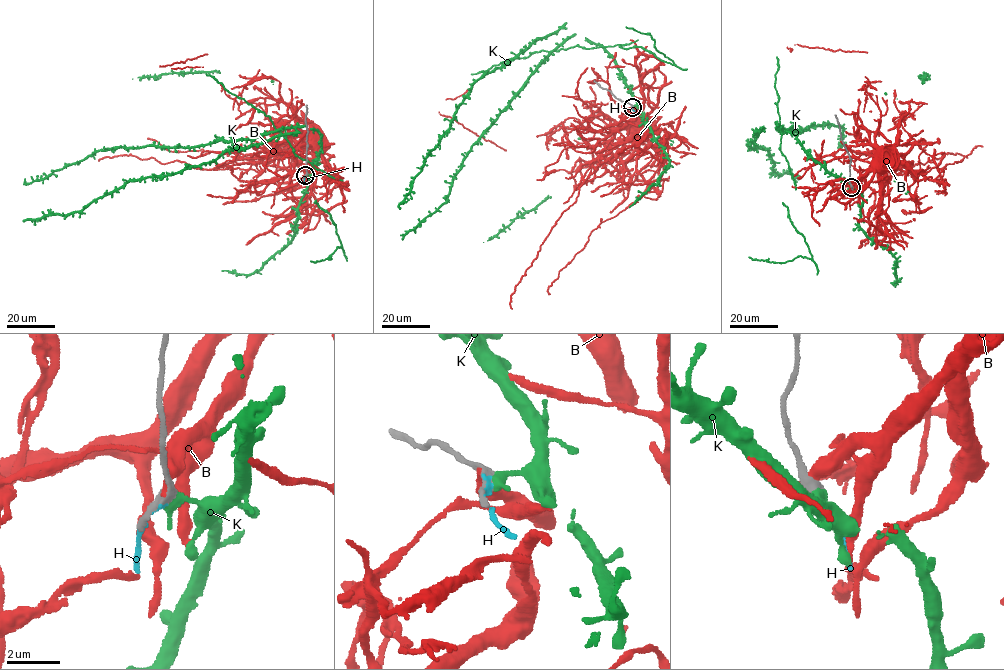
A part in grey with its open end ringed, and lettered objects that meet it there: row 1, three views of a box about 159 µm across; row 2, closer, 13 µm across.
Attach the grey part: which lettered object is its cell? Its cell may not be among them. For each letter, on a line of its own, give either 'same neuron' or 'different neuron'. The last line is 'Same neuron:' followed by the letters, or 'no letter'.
B: different neuron
H: same neuron
K: different neuron
Same neuron: H

